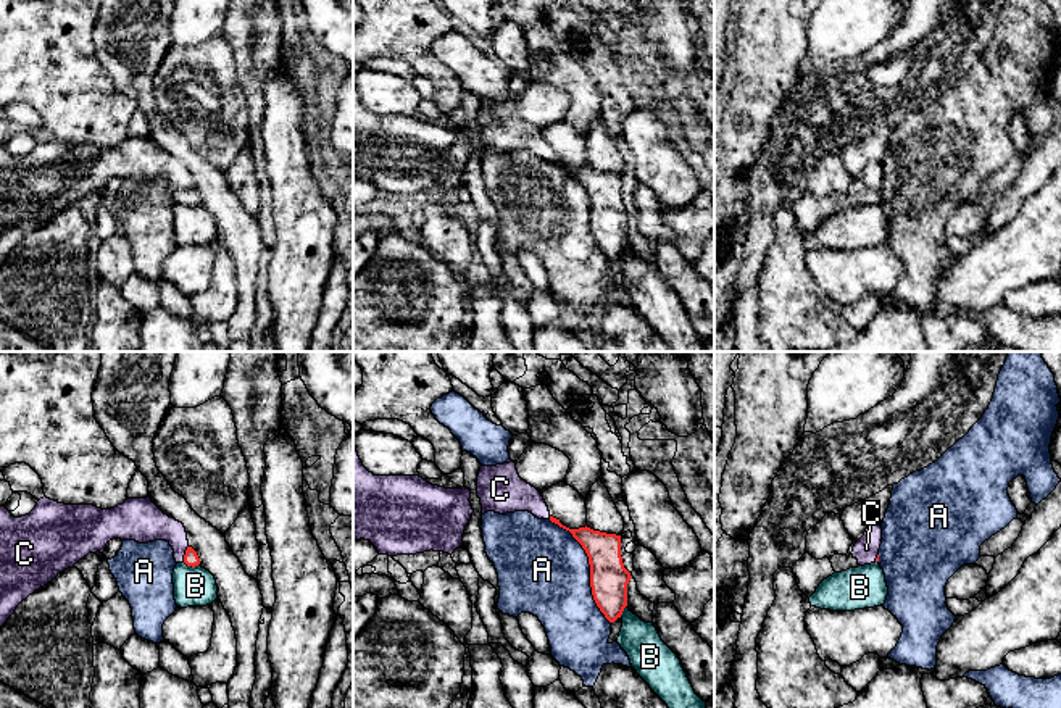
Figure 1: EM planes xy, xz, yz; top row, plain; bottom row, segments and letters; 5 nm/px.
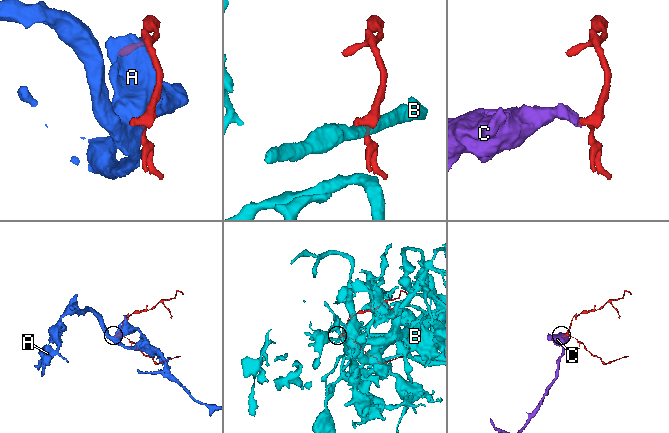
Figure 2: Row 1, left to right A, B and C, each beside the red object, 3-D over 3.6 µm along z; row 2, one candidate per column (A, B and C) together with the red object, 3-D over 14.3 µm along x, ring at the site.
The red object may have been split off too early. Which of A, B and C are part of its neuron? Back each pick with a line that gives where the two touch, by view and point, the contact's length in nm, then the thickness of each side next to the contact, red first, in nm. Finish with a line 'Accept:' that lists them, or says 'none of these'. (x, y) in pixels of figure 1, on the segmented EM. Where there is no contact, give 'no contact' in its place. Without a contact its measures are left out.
C: xy (186, 553) | 90 nm | 80/190 nm
Accept: C

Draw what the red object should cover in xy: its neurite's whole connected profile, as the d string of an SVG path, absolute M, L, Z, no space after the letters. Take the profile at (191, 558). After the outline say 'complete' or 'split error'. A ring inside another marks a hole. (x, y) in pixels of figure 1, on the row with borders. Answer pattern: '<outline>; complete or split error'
M44 497L21 518L0 506L0 627L23 600L89 553L103 553L113 539L166 540L176 563L200 564L184 524L164 514L150 497L127 498L111 510Z; split error

